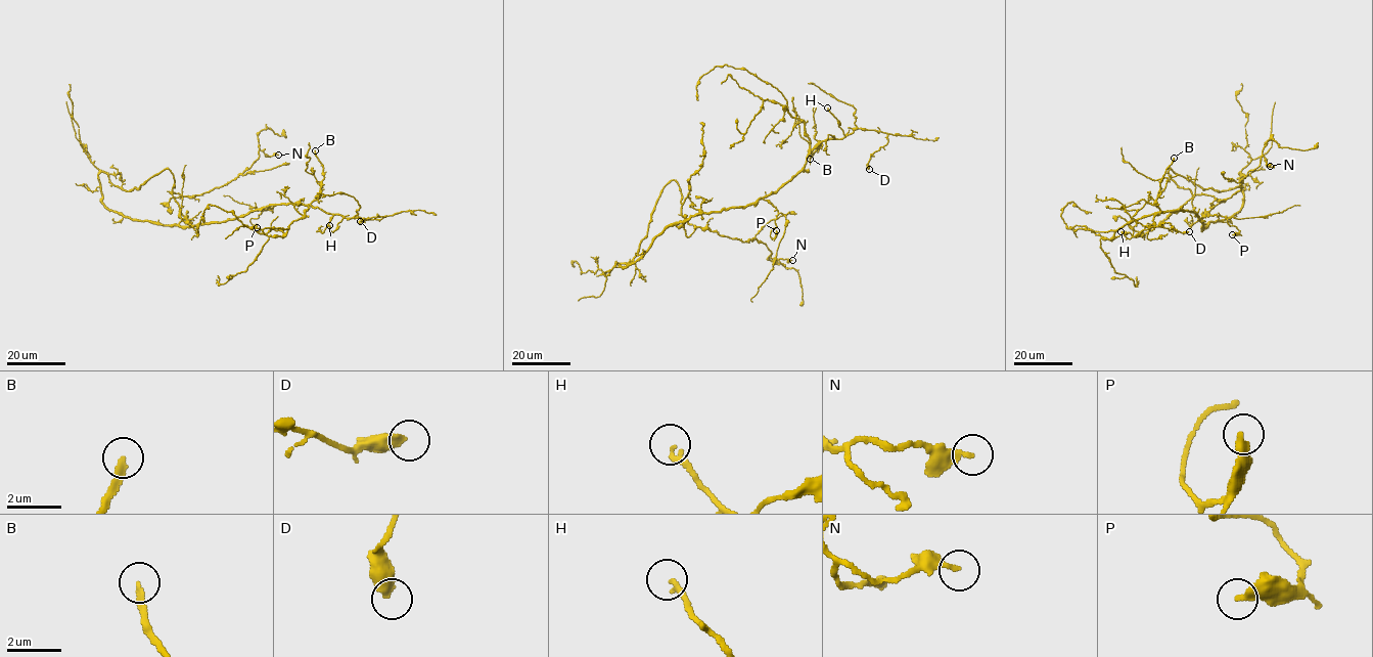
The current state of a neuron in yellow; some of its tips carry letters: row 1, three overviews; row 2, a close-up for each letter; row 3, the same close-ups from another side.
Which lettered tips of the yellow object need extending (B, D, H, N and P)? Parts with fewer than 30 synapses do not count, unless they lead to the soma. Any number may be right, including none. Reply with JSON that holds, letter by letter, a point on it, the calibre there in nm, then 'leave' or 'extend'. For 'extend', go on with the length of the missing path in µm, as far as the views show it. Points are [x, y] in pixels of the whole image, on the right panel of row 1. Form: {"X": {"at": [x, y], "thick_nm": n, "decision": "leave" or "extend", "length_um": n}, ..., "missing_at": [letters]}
{"B": {"at": [1174, 158], "thick_nm": 200, "decision": "extend", "length_um": 35}, "D": {"at": [1189, 231], "thick_nm": 400, "decision": "leave"}, "H": {"at": [1120, 231], "thick_nm": 200, "decision": "leave"}, "N": {"at": [1270, 166], "thick_nm": 220, "decision": "leave"}, "P": {"at": [1232, 234], "thick_nm": 300, "decision": "leave"}, "missing_at": ["B"]}

